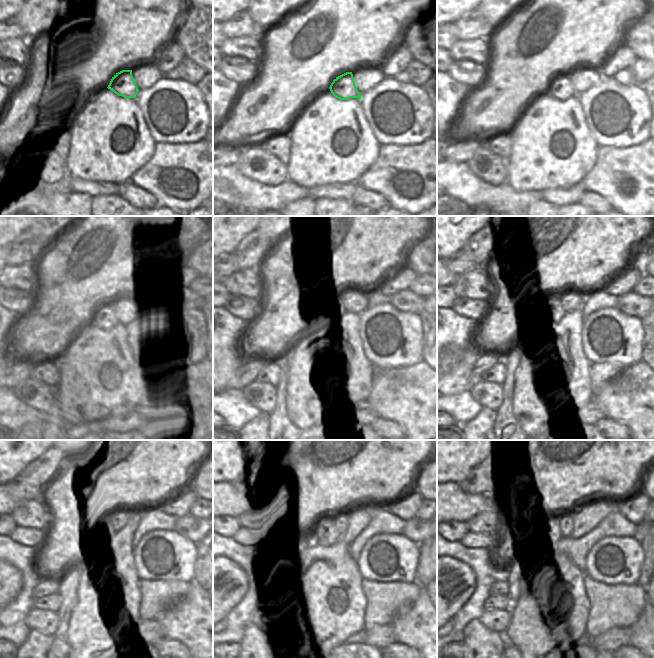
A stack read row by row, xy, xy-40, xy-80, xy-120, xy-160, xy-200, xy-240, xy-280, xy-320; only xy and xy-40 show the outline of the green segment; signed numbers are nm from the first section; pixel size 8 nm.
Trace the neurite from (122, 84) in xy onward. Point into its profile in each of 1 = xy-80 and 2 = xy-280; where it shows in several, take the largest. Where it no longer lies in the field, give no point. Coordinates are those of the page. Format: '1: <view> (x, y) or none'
1: xy-80 (562, 88)
2: xy-280 (327, 534)

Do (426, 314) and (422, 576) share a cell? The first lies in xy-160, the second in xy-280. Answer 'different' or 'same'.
same

